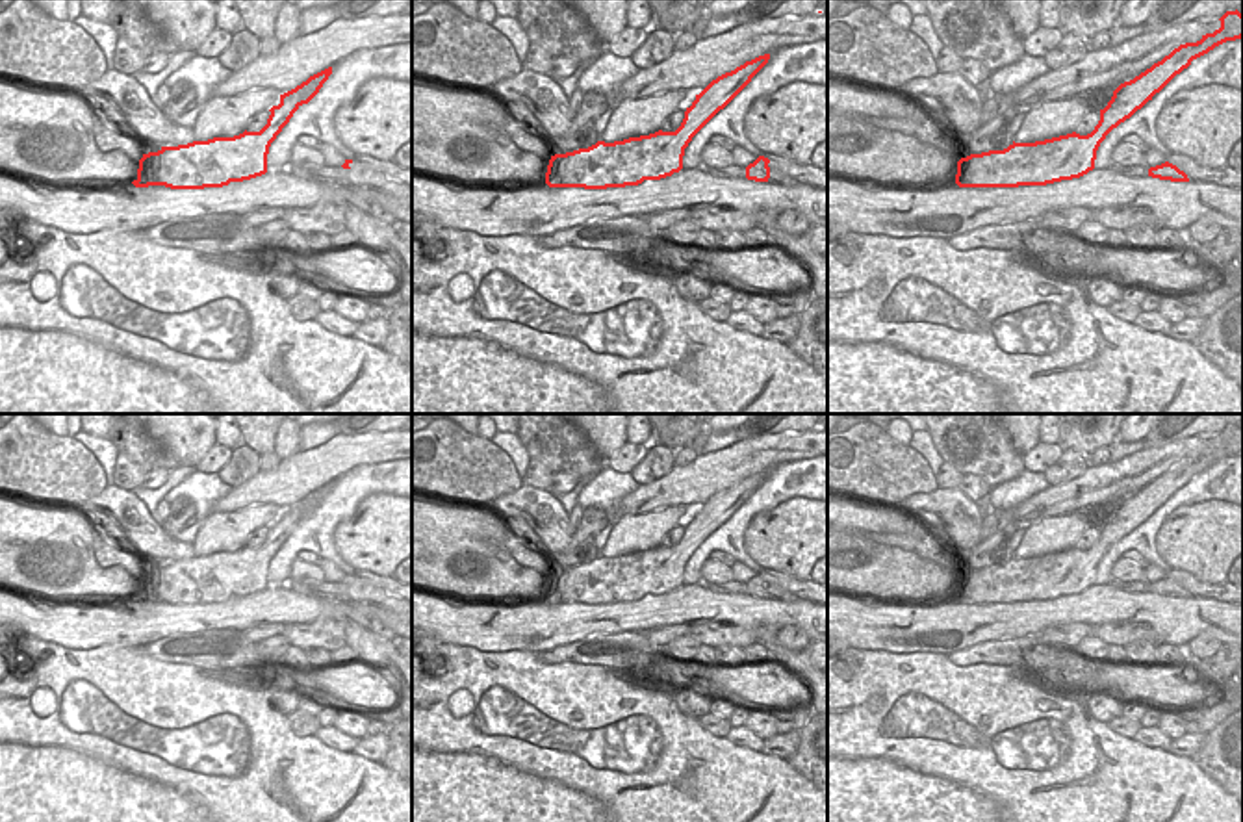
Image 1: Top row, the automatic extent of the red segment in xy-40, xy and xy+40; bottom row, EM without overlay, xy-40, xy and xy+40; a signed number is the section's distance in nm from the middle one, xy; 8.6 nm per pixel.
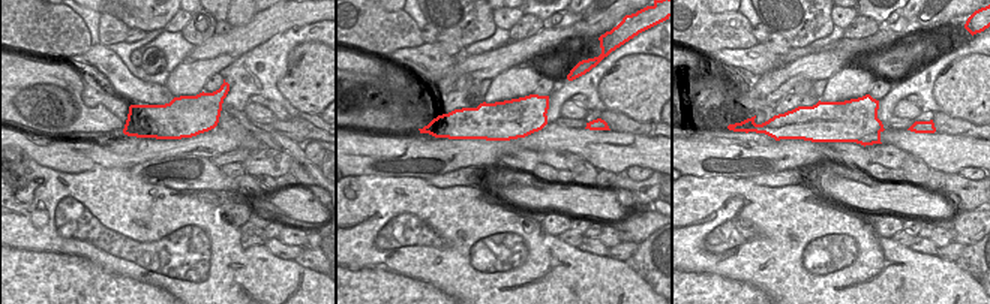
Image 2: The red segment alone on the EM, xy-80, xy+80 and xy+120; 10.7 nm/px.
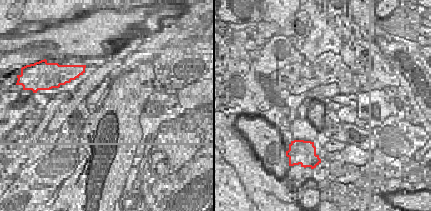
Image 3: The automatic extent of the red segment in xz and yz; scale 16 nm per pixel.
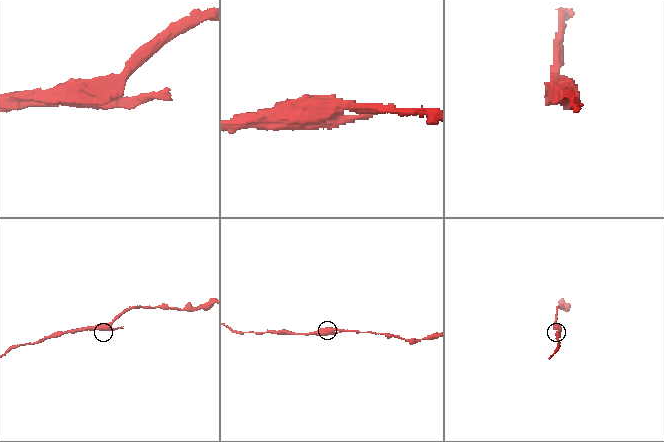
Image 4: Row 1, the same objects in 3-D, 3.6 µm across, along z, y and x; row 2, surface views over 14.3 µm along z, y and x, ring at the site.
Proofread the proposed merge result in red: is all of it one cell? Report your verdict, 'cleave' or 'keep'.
cleave

